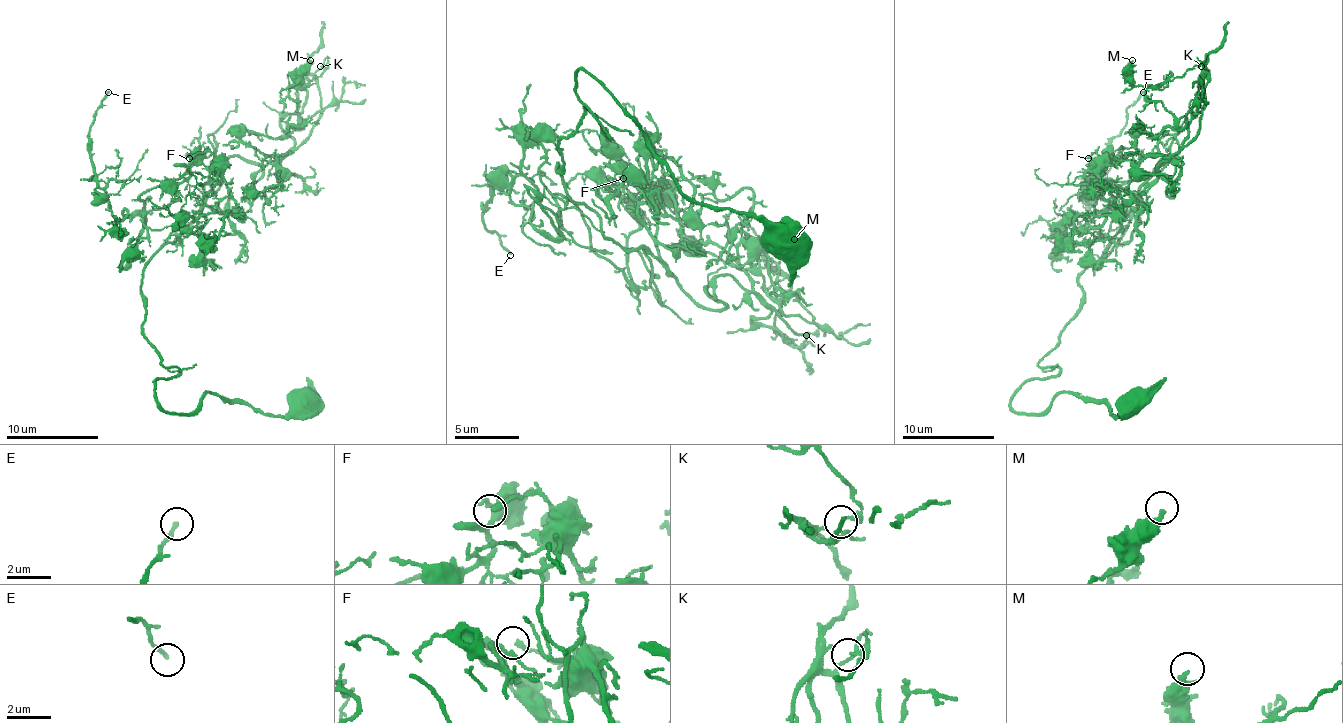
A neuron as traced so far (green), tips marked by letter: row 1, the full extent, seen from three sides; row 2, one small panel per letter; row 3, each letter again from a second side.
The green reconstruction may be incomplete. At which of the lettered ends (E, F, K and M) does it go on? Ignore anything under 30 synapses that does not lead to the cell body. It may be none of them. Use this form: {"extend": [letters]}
{"extend": []}

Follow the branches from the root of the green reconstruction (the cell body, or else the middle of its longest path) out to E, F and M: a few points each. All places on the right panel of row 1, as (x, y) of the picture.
E: (1127, 404), (1010, 407), (1178, 152), (1086, 218), (1143, 92)
F: (1127, 404), (1010, 407), (1058, 372), (1040, 361), (1079, 276), (1139, 223), (1141, 193), (1088, 158)
M: (1127, 404), (1010, 407), (1058, 372), (1079, 276), (1157, 165), (1180, 175), (1194, 112), (1148, 101), (1132, 60)

